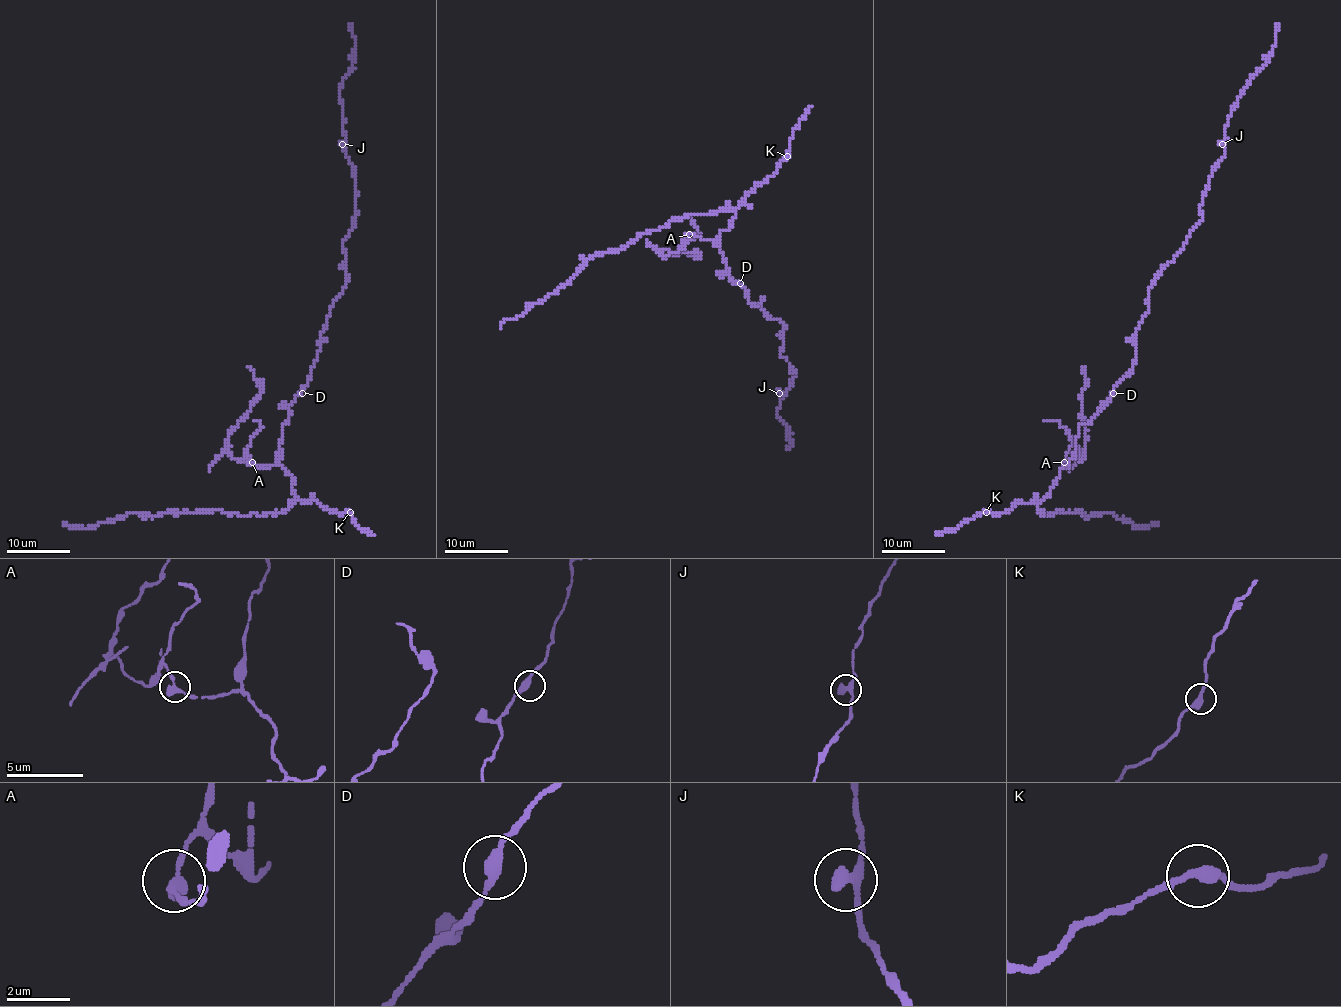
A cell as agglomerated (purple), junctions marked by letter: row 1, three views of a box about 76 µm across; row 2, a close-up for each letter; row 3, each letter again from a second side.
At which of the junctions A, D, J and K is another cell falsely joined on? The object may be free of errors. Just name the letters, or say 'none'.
A

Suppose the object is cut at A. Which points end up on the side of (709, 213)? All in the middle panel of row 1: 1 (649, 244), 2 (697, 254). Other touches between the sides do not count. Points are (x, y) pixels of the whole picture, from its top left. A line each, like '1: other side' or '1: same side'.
1: other side
2: other side

